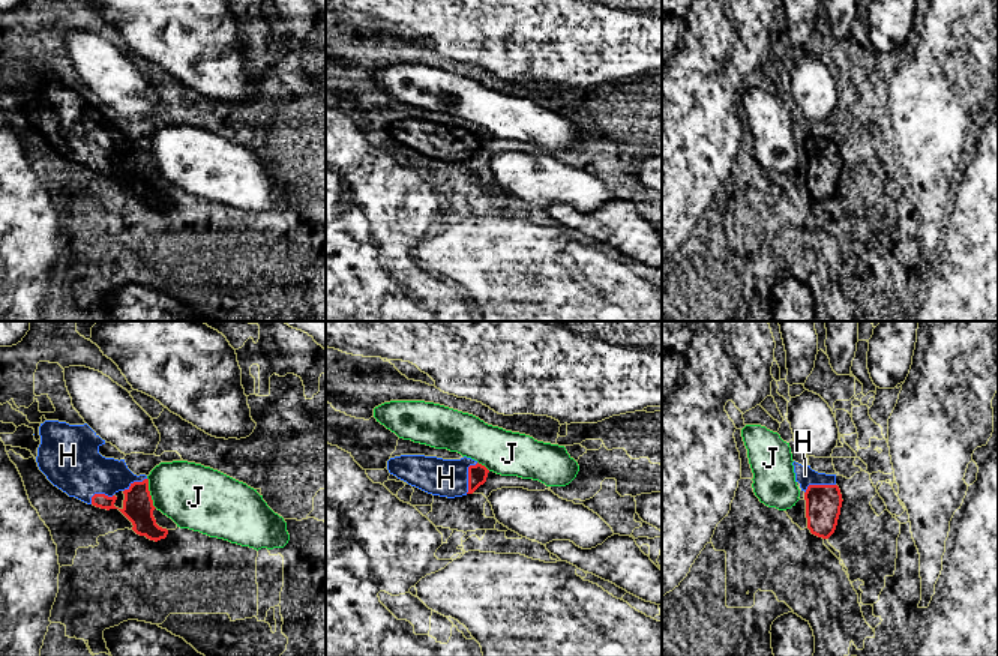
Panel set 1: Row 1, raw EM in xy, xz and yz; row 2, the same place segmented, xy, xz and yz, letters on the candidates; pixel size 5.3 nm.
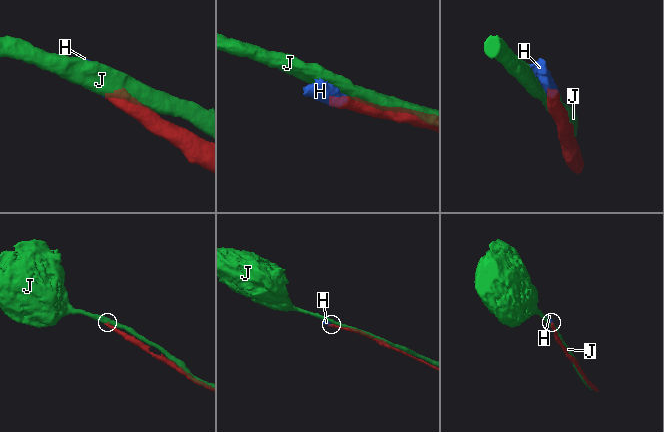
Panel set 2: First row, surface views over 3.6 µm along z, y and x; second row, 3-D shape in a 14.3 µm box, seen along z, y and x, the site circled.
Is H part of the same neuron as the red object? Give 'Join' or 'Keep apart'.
Join

